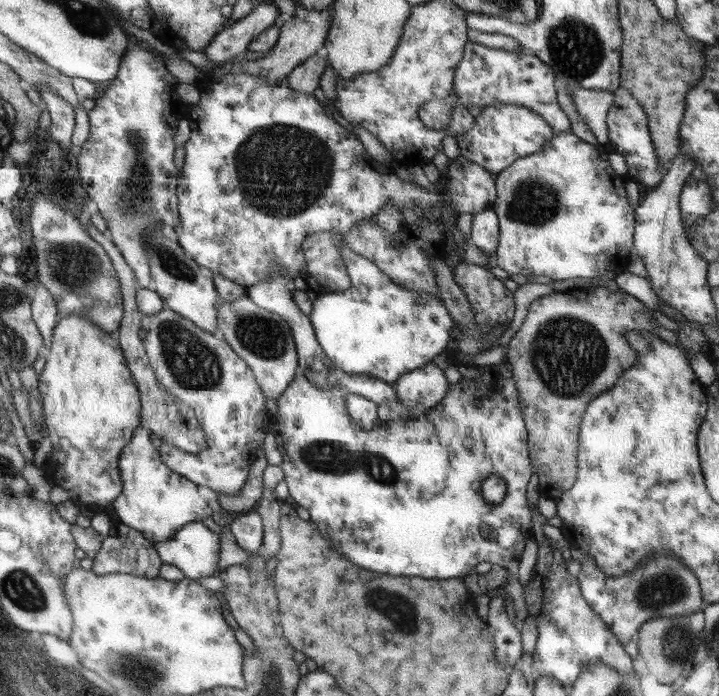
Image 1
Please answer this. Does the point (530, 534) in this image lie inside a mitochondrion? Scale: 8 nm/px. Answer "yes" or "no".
no

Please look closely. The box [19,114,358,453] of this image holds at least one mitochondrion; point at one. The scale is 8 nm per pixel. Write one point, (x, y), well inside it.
(282, 169)

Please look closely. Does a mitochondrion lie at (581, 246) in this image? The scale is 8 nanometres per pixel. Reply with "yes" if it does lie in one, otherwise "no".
no

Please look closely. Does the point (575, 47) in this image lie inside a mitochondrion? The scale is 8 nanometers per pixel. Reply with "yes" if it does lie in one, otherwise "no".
yes

